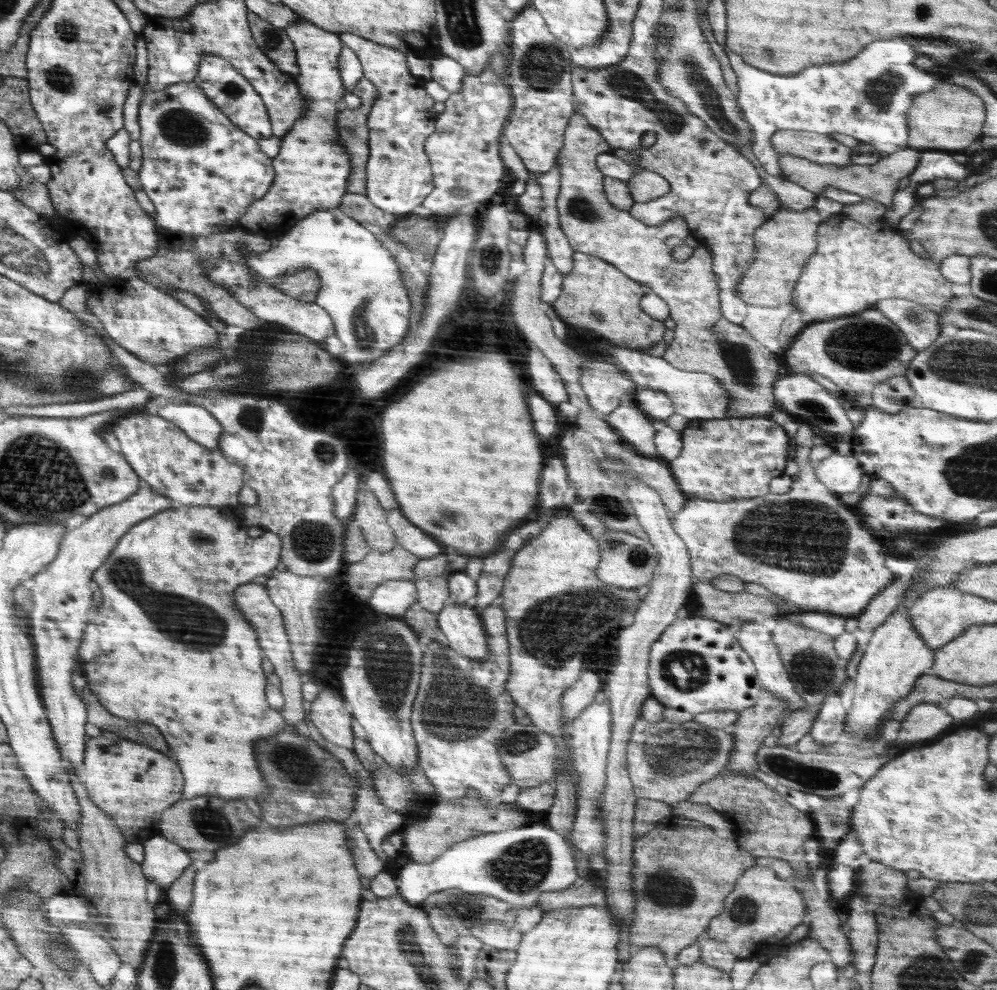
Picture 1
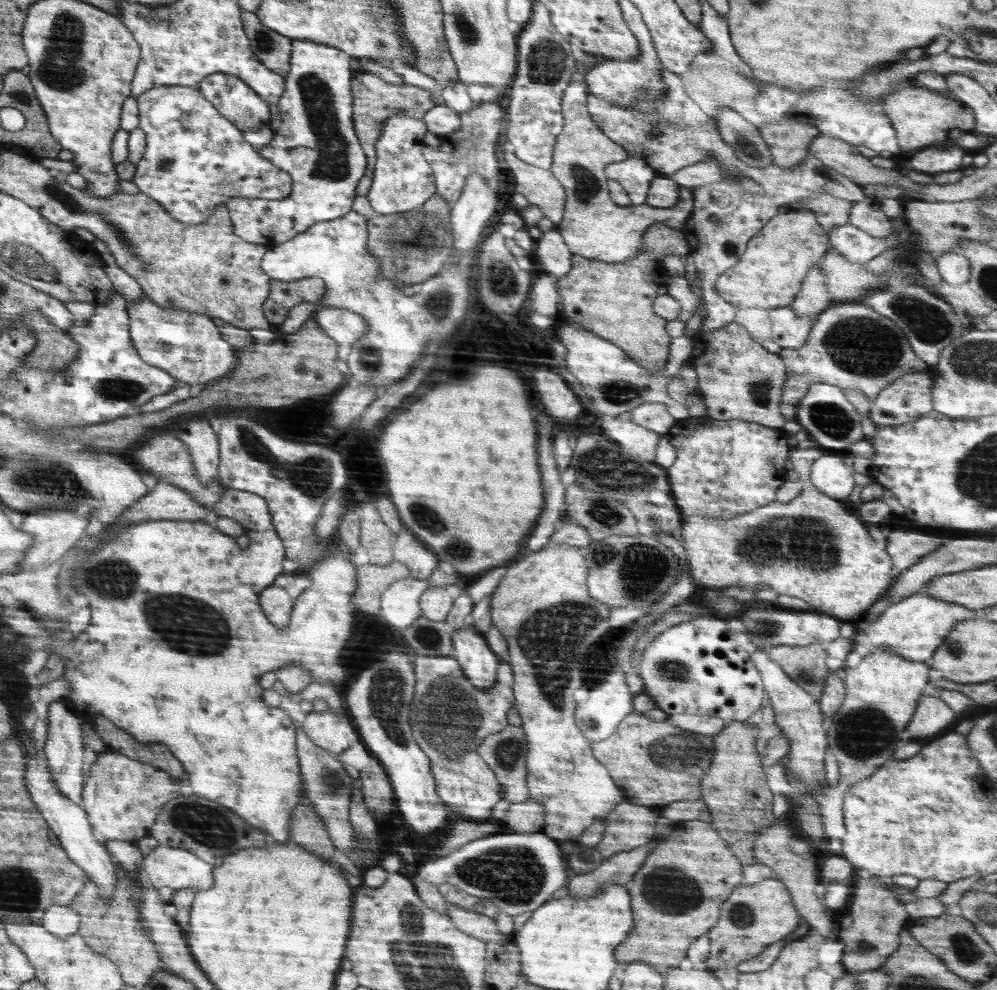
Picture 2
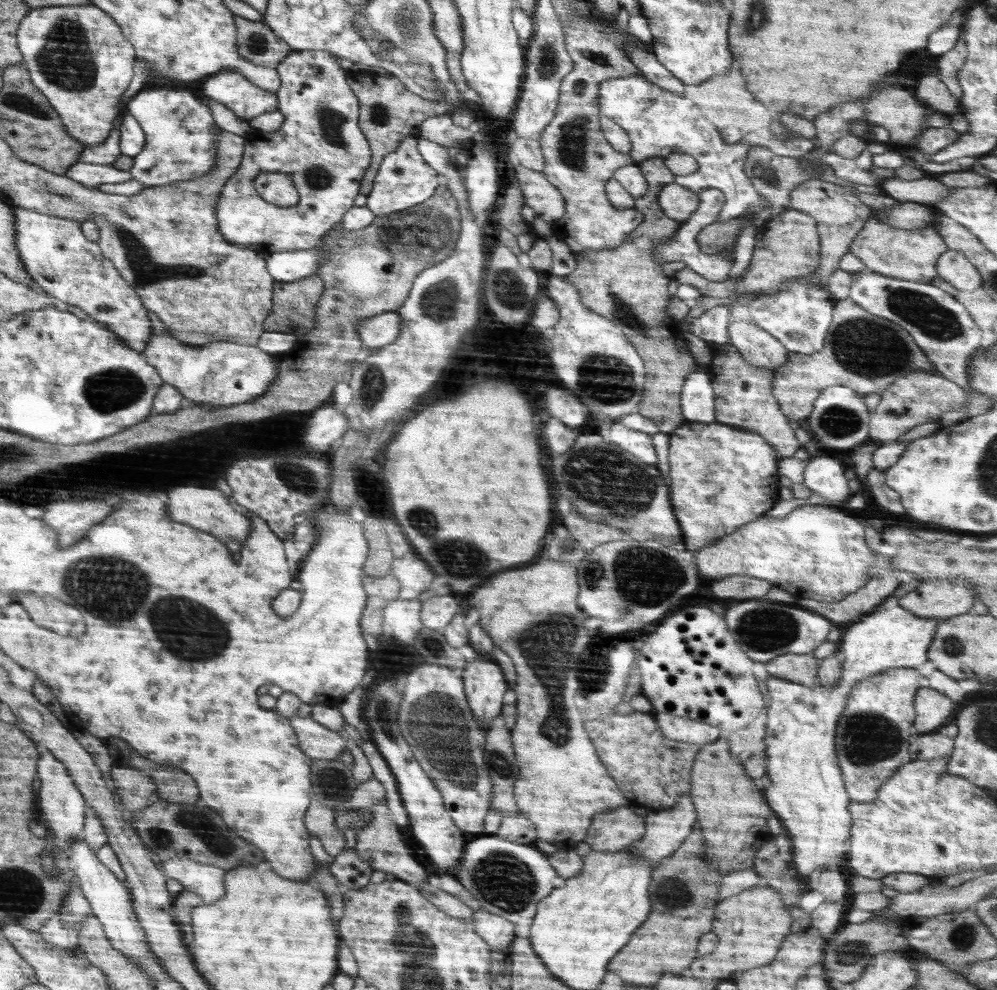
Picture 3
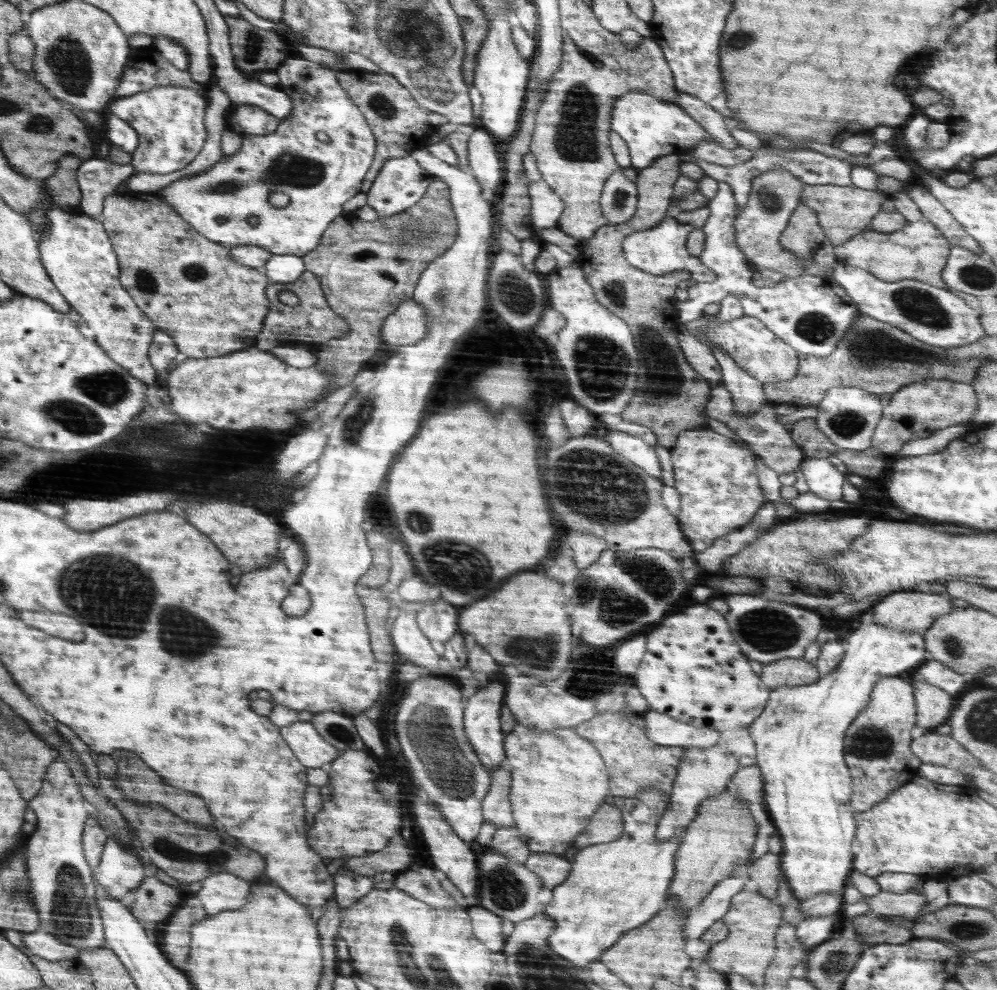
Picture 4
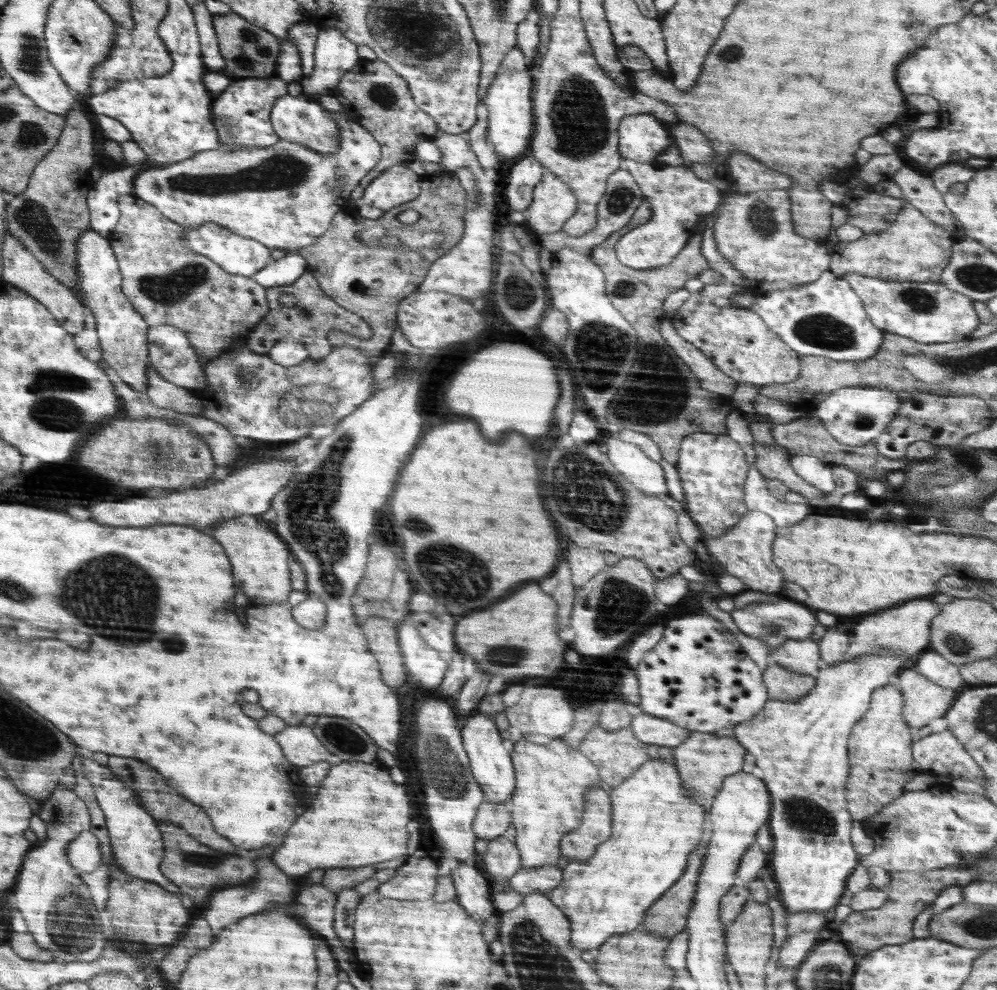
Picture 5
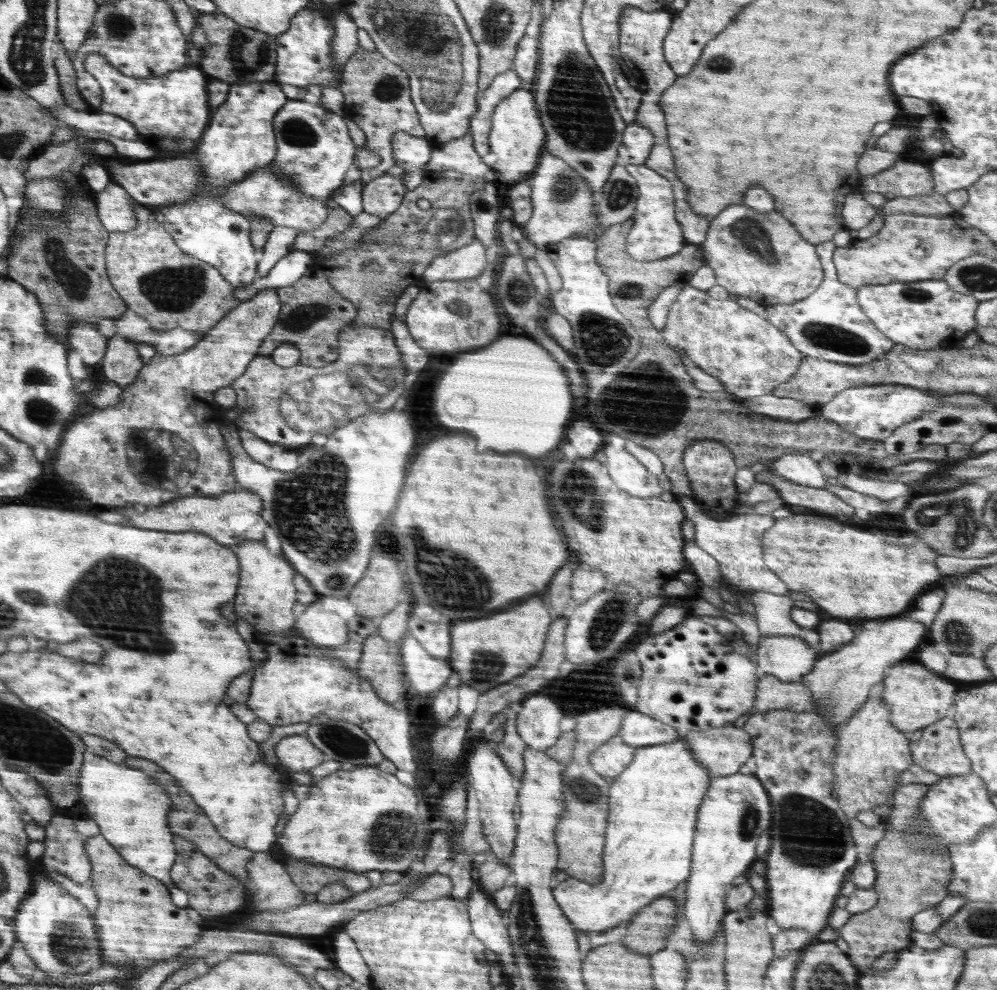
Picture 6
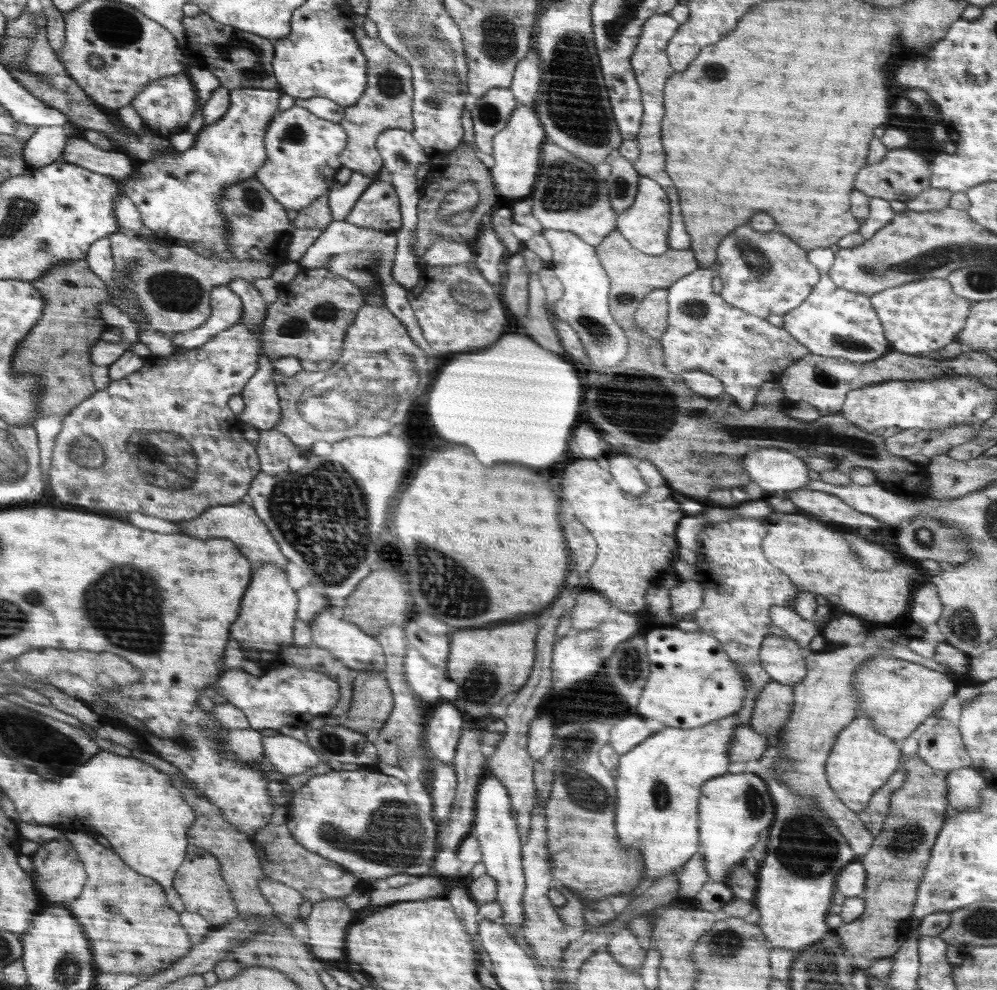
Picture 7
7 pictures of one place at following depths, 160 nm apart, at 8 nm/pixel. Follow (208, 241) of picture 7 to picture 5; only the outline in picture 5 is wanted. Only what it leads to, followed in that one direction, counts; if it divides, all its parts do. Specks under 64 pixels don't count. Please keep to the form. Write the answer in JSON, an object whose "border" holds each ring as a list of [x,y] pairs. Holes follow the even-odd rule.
{"border":[[[280,77],[234,80],[216,97],[213,117],[219,134],[219,147],[251,149],[275,145],[280,138],[272,123],[272,110],[277,100],[288,93],[287,83]],[[207,222],[198,228],[183,228],[183,243],[194,252],[210,257],[210,260],[221,265],[226,272],[234,273],[236,276],[251,278],[274,261],[271,257],[271,249],[266,245],[240,236],[214,222]]]}

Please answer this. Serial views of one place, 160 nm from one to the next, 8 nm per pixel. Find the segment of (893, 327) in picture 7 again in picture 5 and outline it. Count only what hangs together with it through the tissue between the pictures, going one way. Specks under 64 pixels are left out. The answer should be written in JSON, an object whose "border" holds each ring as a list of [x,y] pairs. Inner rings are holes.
{"border":[[[844,273],[842,279],[860,298],[868,319],[886,333],[914,340],[922,344],[958,343],[973,336],[981,324],[974,308],[974,300],[950,291],[938,281],[894,281]]]}

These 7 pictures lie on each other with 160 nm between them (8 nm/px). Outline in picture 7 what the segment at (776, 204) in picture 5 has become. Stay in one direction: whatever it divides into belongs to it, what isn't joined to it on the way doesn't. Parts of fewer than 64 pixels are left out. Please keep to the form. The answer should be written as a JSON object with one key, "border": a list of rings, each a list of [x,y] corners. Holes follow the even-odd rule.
{"border":[[[748,224],[738,226],[727,234],[716,249],[715,266],[724,288],[720,297],[727,304],[744,310],[746,314],[767,319],[770,314],[788,314],[806,299],[820,281],[818,269],[800,248],[783,232],[756,232]]]}

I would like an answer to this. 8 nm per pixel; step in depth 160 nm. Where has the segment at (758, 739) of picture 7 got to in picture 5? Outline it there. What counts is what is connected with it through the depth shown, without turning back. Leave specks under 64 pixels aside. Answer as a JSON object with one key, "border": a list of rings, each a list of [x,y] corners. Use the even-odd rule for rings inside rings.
{"border":[[[691,731],[691,735],[681,745],[675,746],[673,756],[674,765],[682,779],[686,791],[692,793],[692,799],[699,802],[702,808],[710,810],[718,791],[722,789],[722,782],[730,776],[738,774],[744,766],[744,756],[747,751],[735,737],[718,737],[712,733]]]}

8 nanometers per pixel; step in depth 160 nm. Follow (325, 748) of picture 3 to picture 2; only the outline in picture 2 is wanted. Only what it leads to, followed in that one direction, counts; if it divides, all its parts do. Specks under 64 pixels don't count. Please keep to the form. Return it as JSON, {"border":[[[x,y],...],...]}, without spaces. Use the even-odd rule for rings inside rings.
{"border":[[[332,709],[307,713],[301,725],[316,746],[333,752],[335,756],[348,750],[354,742],[360,740],[351,718],[347,714],[338,714]]]}

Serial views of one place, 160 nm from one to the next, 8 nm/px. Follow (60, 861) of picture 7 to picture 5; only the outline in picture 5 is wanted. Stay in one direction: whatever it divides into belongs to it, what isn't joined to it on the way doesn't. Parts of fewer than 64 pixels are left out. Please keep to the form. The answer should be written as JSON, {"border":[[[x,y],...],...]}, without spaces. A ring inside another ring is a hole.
{"border":[[[89,831],[82,832],[69,844],[67,857],[82,873],[96,871],[104,862],[99,840]]]}

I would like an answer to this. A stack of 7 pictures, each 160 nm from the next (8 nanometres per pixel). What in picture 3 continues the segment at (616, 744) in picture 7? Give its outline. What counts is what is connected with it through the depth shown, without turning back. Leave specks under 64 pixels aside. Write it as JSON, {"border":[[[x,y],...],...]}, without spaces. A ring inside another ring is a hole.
{"border":[[[654,713],[655,723],[660,732],[675,741],[697,744],[710,744],[722,736],[717,726],[701,720],[692,720],[686,717],[674,716],[672,713]]]}

